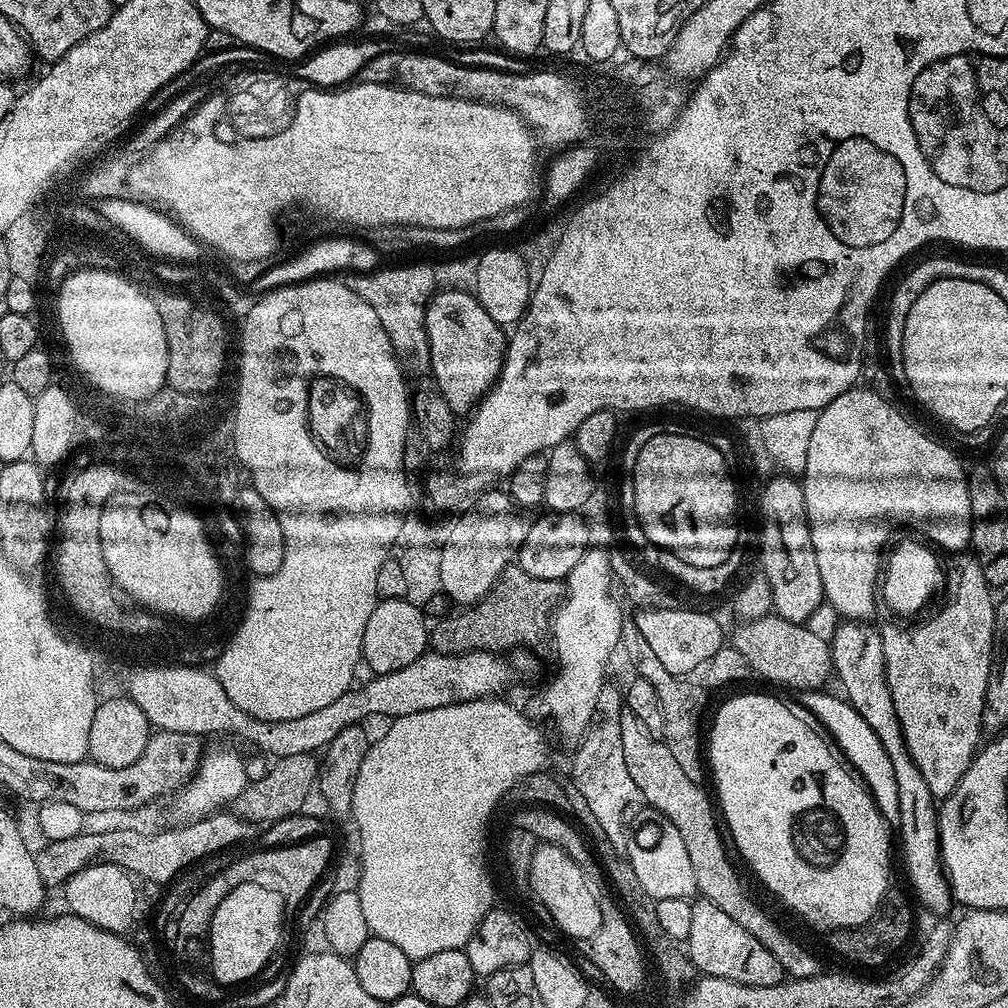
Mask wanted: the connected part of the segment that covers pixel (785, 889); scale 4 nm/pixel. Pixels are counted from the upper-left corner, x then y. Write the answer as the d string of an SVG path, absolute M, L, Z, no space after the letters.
M744 692L741 694L741 696L730 697L729 700L717 710L716 717L714 717L712 720L712 733L710 733L709 736L707 733L706 736L706 764L710 769L710 780L712 776L713 782L716 783L716 792L714 791L714 796L718 801L719 811L722 813L723 823L724 820L726 823L728 823L729 833L727 832L727 835L730 837L730 840L730 835L732 835L732 840L734 843L736 843L736 848L738 851L740 851L741 858L744 859L750 867L752 867L753 874L756 875L757 878L760 879L761 882L764 883L765 886L768 887L769 890L772 891L773 894L776 895L777 898L780 899L790 911L797 912L797 914L800 915L810 927L817 928L818 931L824 932L823 934L831 934L838 931L839 928L863 928L864 925L867 924L877 912L879 912L880 905L884 902L884 897L887 896L890 891L890 885L888 885L888 867L890 867L892 864L891 858L888 857L888 855L890 855L892 852L892 844L890 841L888 841L890 827L887 821L884 820L884 816L881 814L880 808L876 804L875 798L870 793L867 784L864 783L863 777L860 776L859 770L856 769L855 766L850 763L847 757L844 756L844 752L829 735L827 729L824 728L823 725L821 725L819 721L817 721L811 714L801 715L802 716L799 716L799 714L796 713L790 705L783 704L783 702L780 701L778 697L767 696L767 694L764 692Z

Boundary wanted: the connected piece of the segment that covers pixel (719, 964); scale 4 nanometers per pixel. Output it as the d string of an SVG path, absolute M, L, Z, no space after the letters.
M703 898L697 899L692 909L694 915L690 917L686 947L697 973L726 978L746 986L774 986L785 979L786 973L778 958L774 958L774 954L770 954L770 950L766 950L766 946L762 946L762 942L758 942L750 930L742 930L742 926L738 926L730 914L718 910L714 902Z

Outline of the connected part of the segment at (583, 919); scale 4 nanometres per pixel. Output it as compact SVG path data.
M541 843L530 862L529 886L531 895L540 899L540 904L552 915L552 920L576 942L583 942L598 932L604 924L602 910L596 905L596 892L590 887L580 869L580 864L553 844Z

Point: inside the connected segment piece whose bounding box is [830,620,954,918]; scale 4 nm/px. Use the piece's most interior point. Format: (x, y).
(857, 657)

